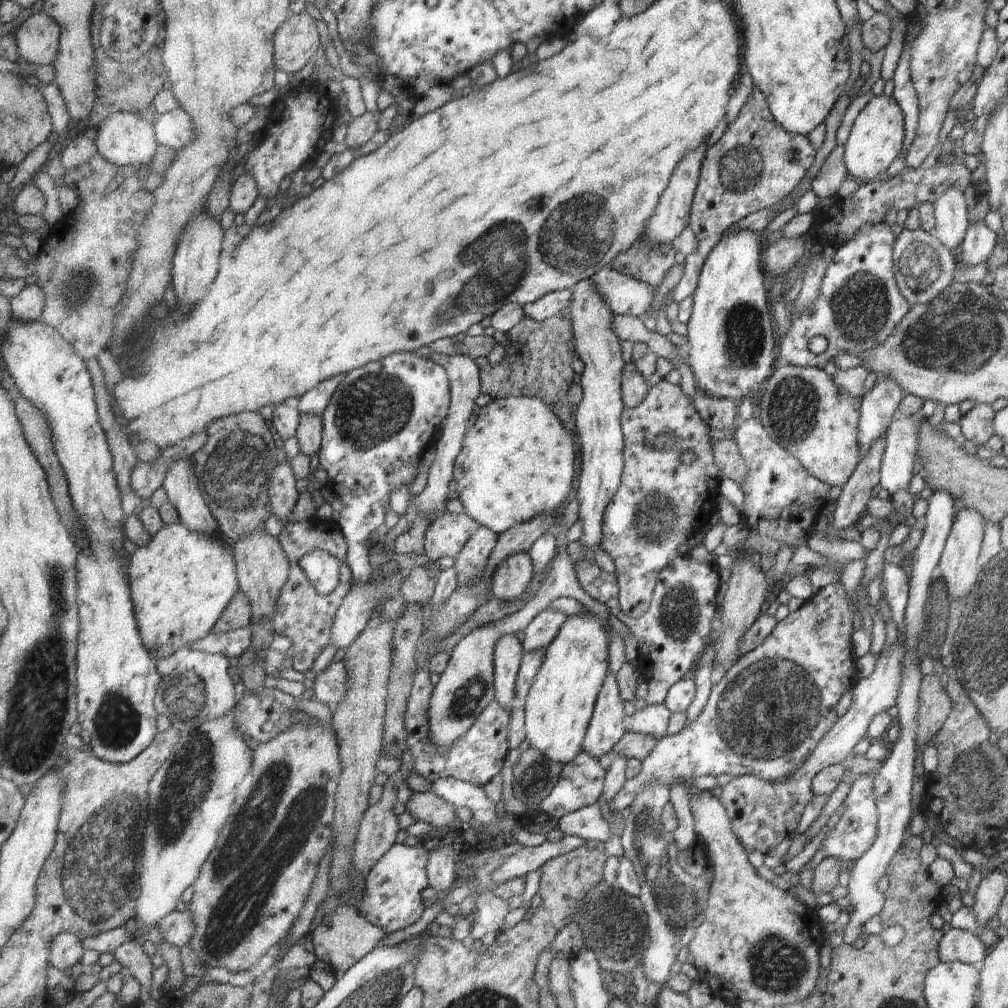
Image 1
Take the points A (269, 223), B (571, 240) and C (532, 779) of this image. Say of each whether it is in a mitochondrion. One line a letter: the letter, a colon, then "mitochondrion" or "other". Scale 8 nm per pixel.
A: other
B: mitochondrion
C: mitochondrion

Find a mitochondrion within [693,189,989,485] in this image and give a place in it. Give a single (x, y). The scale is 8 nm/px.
(859, 304)

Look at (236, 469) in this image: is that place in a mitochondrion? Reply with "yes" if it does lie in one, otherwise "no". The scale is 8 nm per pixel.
yes

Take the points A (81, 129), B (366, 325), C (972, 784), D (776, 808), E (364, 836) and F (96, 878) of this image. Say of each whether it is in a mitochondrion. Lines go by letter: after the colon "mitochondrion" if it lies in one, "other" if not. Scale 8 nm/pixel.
A: other
B: other
C: mitochondrion
D: other
E: other
F: mitochondrion

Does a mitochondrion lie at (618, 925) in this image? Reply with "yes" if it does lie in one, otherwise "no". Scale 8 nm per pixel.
yes

